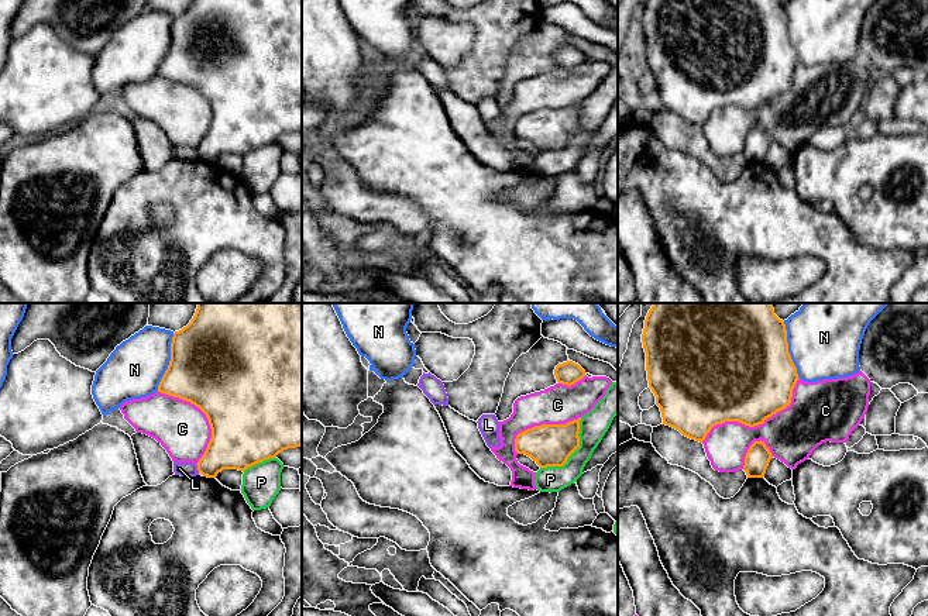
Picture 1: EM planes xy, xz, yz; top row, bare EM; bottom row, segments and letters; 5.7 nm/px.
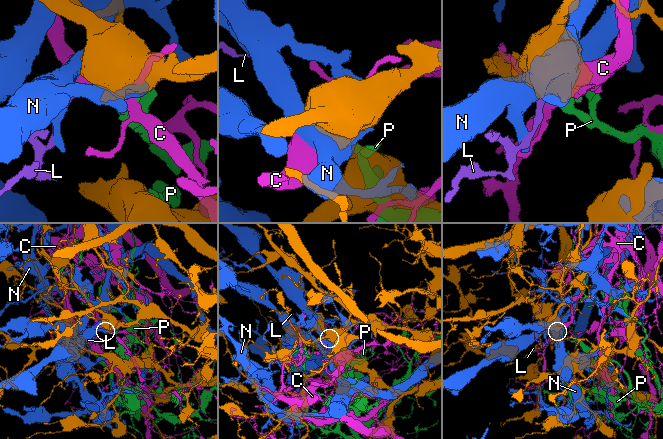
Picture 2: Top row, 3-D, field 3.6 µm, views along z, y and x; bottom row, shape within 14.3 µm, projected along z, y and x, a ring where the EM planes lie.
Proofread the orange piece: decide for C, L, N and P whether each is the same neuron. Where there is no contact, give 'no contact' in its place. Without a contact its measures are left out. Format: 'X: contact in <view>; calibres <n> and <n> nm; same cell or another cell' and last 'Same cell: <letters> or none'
C: contact in yz; calibres 460 and 300 nm; another cell
L: contact in xy; calibres 280 and 80 nm; another cell
N: contact in xy; calibres 500 and 320 nm; another cell
P: contact in xz; calibres 240 and 160 nm; another cell
Same cell: none

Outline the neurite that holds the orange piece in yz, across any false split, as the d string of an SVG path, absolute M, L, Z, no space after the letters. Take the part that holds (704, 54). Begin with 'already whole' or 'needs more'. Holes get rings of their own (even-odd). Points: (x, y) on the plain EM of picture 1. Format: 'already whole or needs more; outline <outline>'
already whole; outline M646 0L642 27L649 72L656 80L663 109L700 127L714 110L725 106L749 111L763 109L790 90L800 63L788 37L786 8L777 0Z

